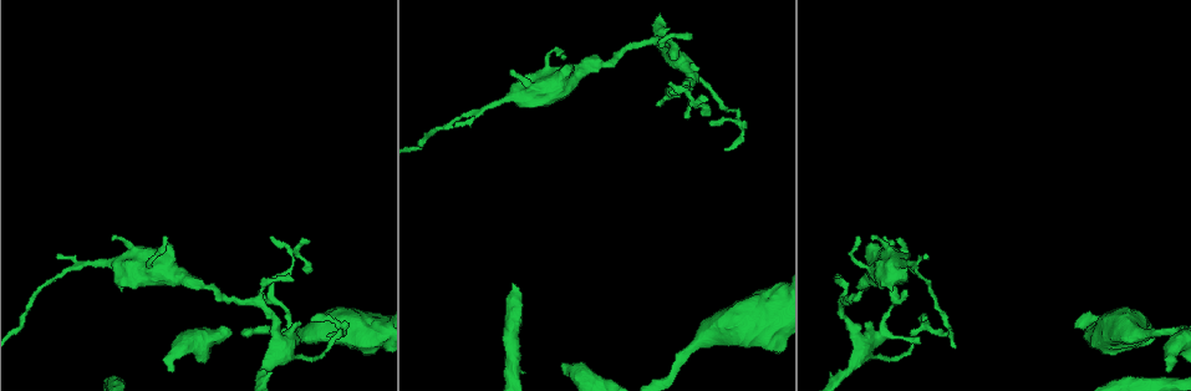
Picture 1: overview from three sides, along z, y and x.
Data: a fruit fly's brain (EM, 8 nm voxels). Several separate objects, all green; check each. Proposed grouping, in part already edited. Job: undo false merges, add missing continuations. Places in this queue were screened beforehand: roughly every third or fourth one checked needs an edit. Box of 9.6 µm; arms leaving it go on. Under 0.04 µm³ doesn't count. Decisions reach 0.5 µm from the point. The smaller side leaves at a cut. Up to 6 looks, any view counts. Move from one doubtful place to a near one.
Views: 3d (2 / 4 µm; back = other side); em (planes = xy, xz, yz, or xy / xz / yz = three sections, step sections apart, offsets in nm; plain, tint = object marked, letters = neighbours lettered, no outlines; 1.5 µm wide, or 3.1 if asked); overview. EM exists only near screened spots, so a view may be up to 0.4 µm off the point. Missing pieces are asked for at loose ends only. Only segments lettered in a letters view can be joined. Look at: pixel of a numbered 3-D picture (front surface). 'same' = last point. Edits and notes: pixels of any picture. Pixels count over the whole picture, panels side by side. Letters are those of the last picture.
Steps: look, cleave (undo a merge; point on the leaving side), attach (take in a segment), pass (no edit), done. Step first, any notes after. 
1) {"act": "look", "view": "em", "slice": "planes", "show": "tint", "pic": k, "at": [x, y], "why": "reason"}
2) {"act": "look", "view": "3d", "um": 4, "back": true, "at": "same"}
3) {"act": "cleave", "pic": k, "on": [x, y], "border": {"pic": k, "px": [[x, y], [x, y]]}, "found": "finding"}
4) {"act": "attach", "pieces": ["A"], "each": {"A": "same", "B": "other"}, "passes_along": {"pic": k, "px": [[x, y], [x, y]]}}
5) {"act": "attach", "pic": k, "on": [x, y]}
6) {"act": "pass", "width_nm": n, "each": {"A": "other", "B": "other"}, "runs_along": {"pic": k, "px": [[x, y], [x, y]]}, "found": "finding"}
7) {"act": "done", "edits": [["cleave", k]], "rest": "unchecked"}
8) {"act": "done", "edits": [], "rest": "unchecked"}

{"act": "look", "view": "3d", "um": 2, "pic": 1, "at": [1169, 372], "why": "free end"}

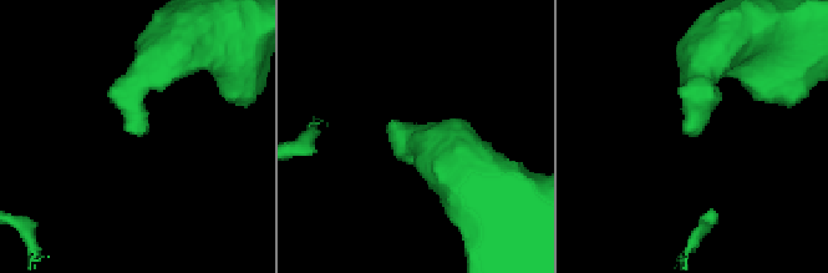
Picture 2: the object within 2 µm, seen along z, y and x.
{"act": "look", "view": "em", "slice": "xy", "step": 8, "show": "letters", "pic": 2, "at": [691, 127], "why": "need the tissue"}

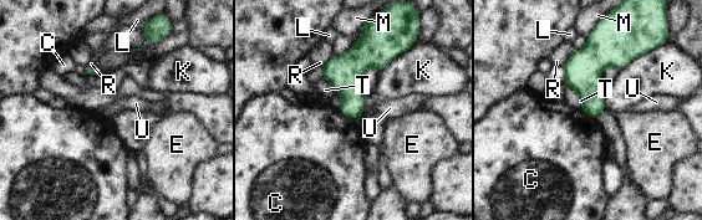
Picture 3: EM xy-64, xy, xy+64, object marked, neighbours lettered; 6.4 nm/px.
{"act": "pass", "each": {"C": "other", "E": "other", "K": "other", "L": "other", "M": "other", "R": "other", "T": "other", "U": "other"}, "border": {"pic": 3, "px": [[337, 108], [342, 114], [355, 119]]}, "found": "none of them fits"}

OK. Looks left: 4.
{"act": "look", "view": "3d", "um": 2, "pic": 1, "at": [312, 319], "why": "tapers out"}

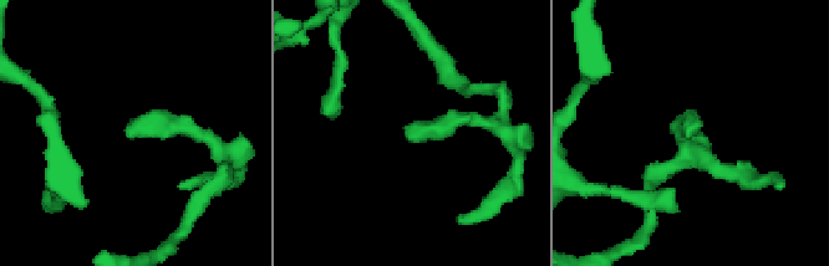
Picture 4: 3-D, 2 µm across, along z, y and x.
{"act": "look", "view": "em", "slice": "planes", "show": "letters", "pic": 4, "at": [131, 123]}

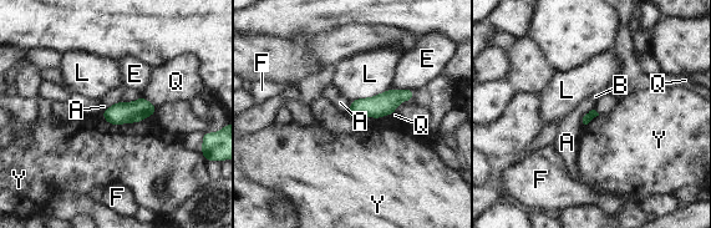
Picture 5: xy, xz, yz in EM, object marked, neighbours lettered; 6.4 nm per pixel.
{"act": "pass", "each": {"A": "other", "B": "other", "E": "other", "F": "other", "L": "other", "Q": "other", "Y": "other"}, "found": "no lettered segment goes on from it"}

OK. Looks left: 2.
{"act": "done", "edits": [], "rest": "unchecked"}

